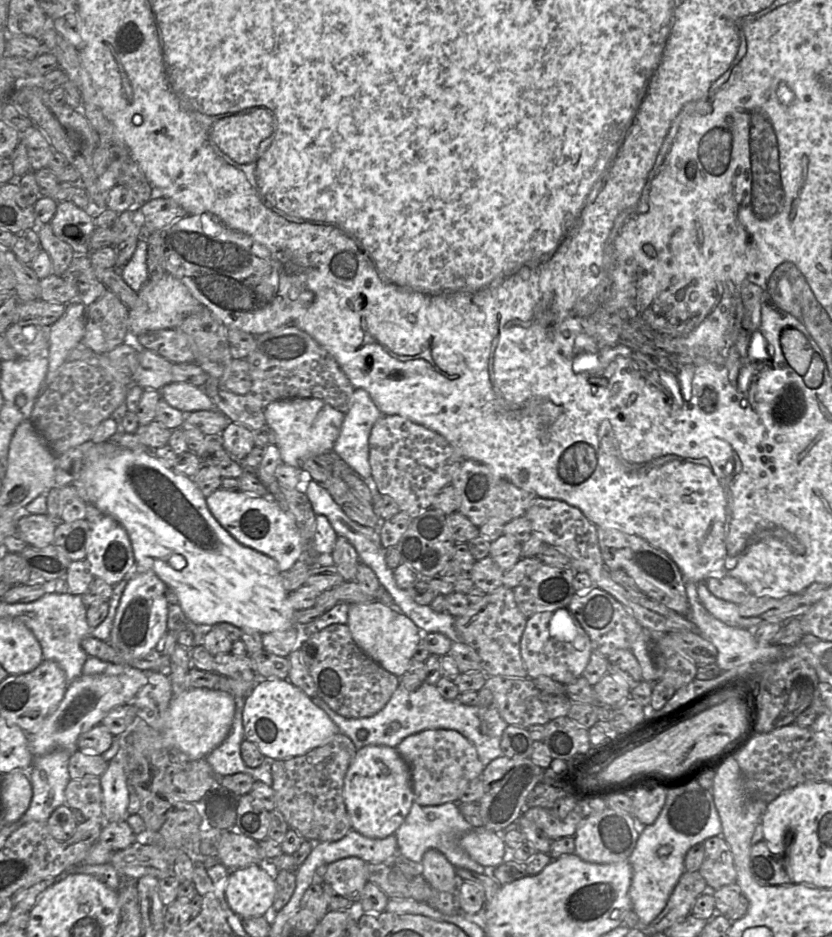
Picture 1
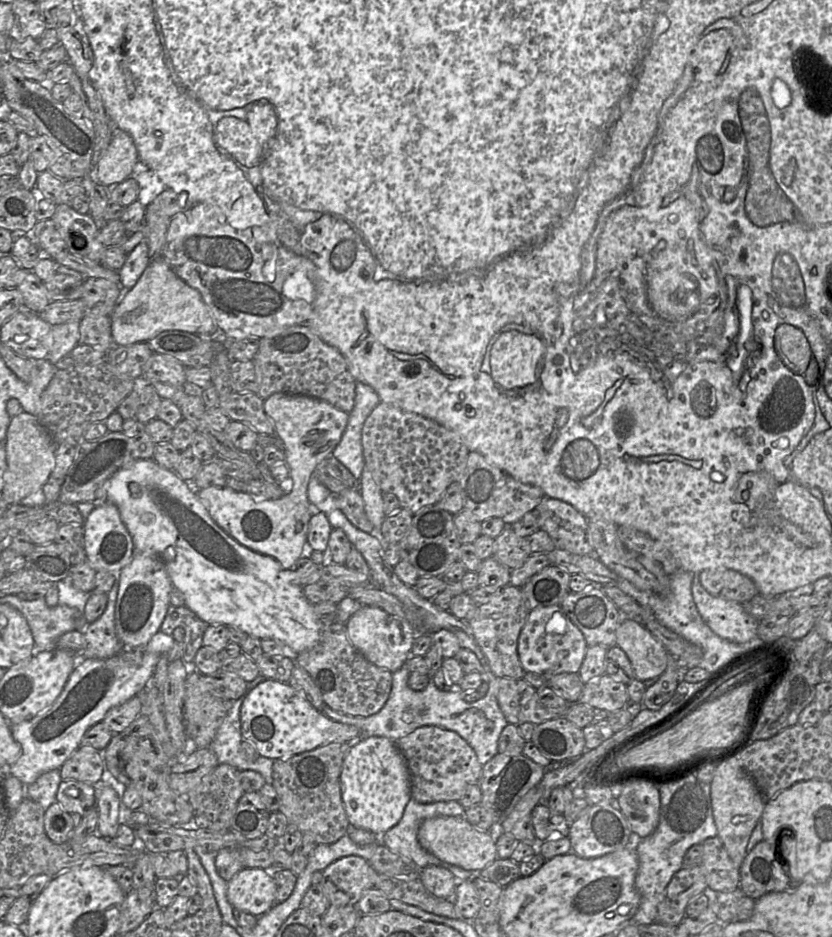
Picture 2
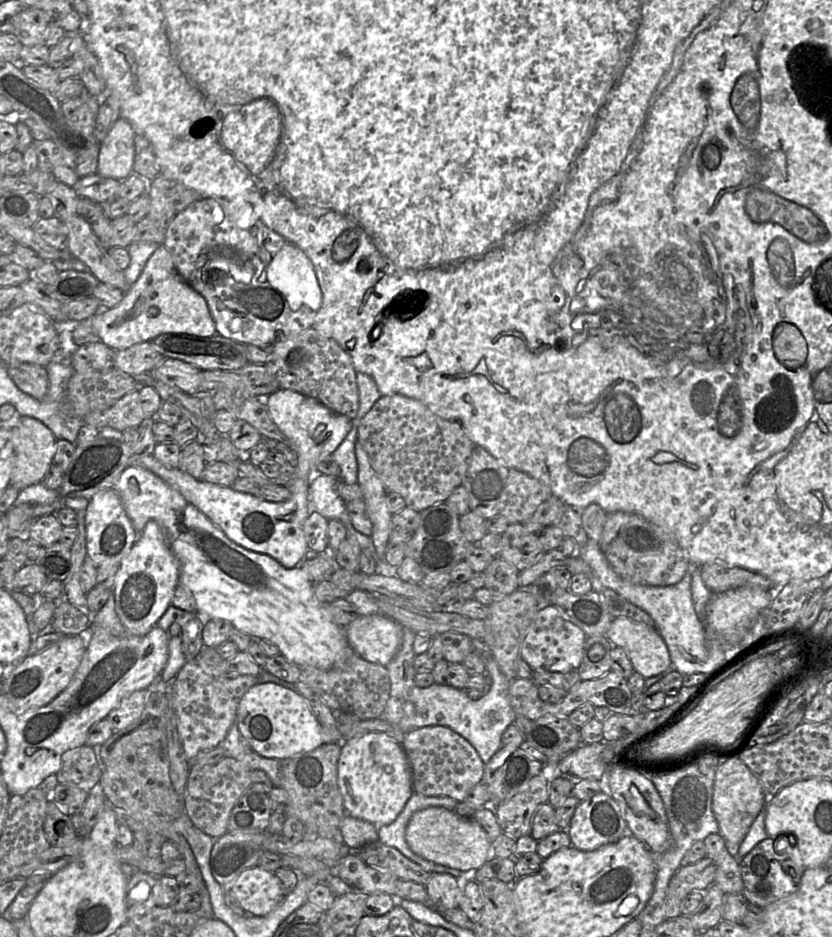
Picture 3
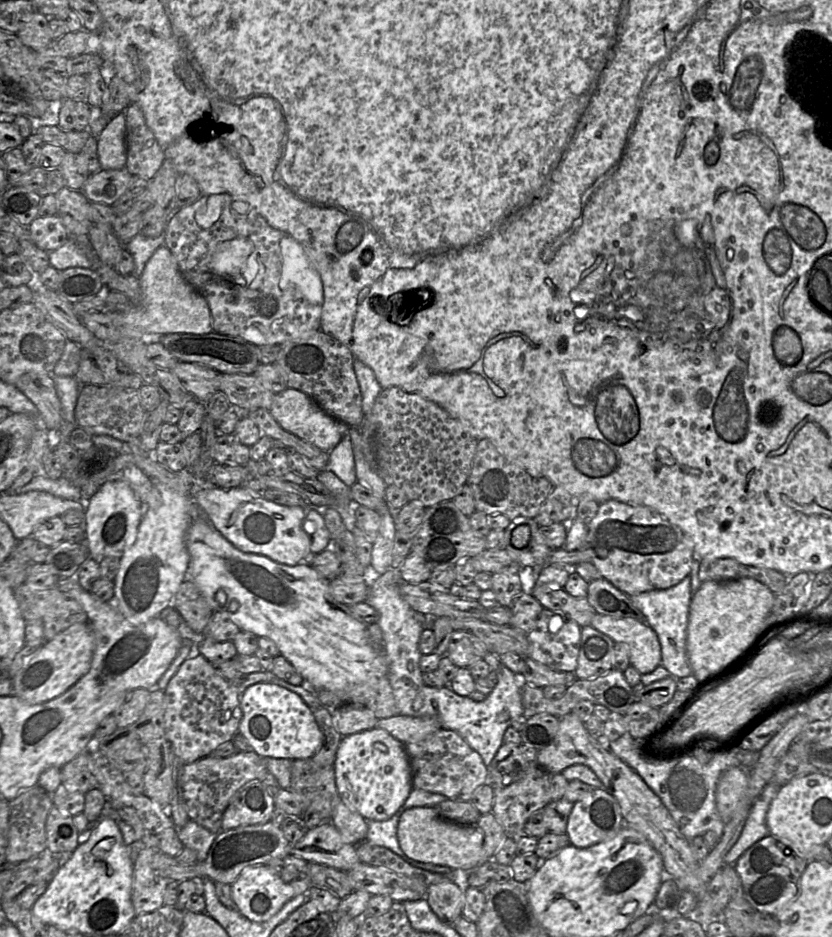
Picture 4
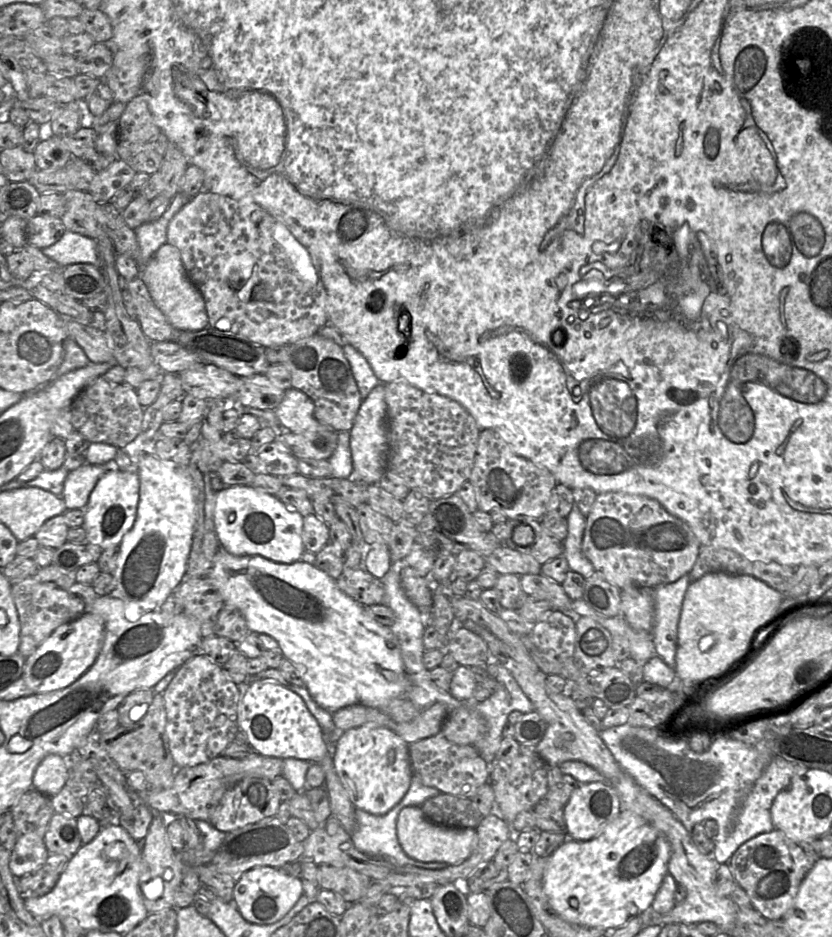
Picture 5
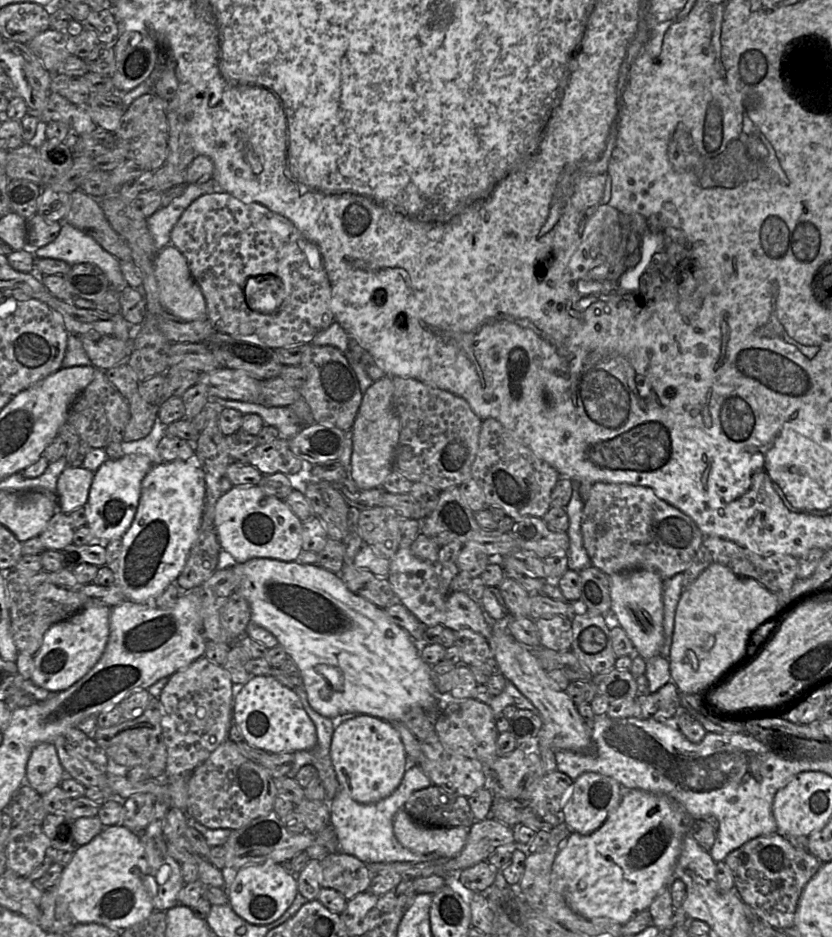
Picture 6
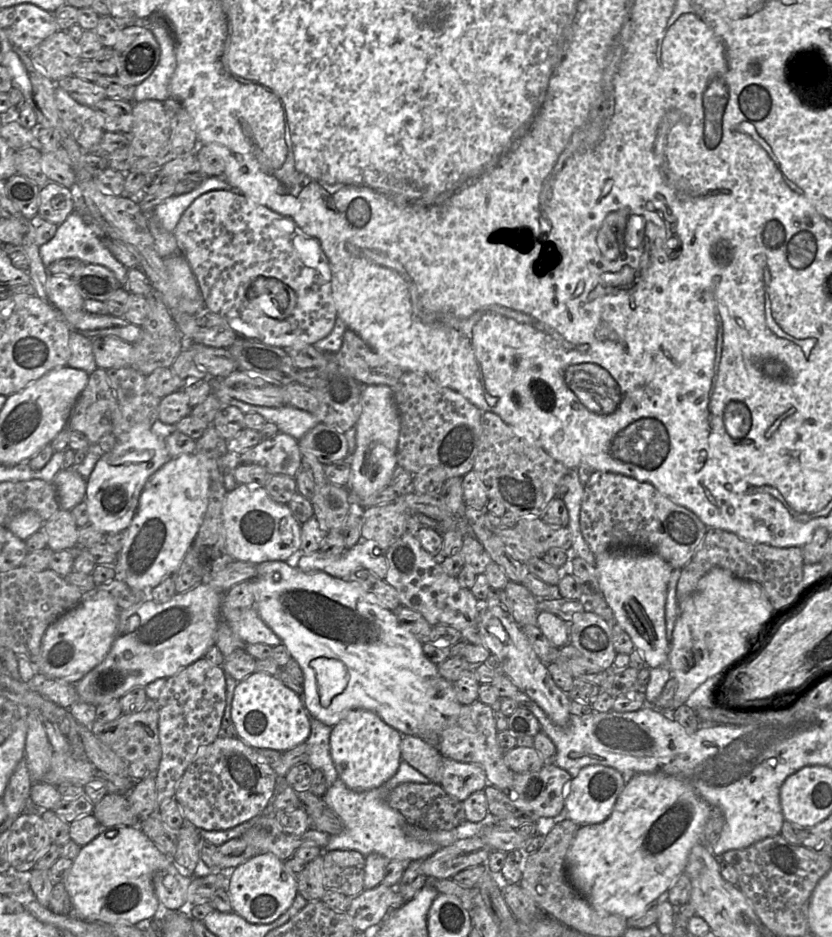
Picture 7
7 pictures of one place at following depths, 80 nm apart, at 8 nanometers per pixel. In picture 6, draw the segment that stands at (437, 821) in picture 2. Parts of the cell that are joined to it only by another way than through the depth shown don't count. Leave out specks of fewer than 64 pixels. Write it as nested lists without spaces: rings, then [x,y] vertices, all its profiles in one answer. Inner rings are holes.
[[[405,810],[397,813],[394,819],[394,832],[398,841],[409,850],[429,854],[436,853],[440,858],[453,858],[461,853],[469,835],[466,827],[429,827],[416,822]]]

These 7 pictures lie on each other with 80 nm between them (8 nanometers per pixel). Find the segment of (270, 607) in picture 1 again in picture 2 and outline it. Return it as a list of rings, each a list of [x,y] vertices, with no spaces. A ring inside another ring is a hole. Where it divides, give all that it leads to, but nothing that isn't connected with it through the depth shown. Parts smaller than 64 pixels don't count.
[[[139,459],[122,467],[108,482],[105,500],[114,504],[127,528],[134,545],[134,555],[147,555],[158,559],[164,566],[173,587],[179,589],[185,597],[185,606],[193,611],[200,619],[212,624],[234,626],[249,636],[258,639],[272,639],[286,645],[293,653],[299,654],[316,645],[323,631],[322,623],[314,612],[314,605],[303,595],[302,587],[294,583],[294,571],[283,569],[274,558],[262,555],[238,543],[220,528],[210,517],[207,509],[197,496],[197,491],[191,483],[181,479],[173,470],[160,466],[154,459]]]

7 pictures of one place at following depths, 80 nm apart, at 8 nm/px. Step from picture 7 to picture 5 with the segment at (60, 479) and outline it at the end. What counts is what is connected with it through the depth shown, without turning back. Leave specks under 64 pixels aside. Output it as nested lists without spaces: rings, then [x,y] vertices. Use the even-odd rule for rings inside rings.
[[[113,459],[101,465],[85,463],[69,471],[61,495],[67,510],[84,508],[98,480],[107,471],[117,469],[118,466]]]

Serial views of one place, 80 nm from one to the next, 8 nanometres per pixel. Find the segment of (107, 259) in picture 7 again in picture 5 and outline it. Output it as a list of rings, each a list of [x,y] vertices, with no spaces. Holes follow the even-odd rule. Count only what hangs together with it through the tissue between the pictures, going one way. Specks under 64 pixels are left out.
[[[66,230],[59,241],[41,251],[54,260],[60,269],[77,263],[88,263],[100,268],[97,240],[75,232]]]

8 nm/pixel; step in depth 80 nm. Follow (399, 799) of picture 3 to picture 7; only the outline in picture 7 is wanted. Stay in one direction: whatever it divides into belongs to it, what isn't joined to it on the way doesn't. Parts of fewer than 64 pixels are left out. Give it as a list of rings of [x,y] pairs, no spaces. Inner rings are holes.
[[[367,709],[350,711],[331,733],[331,754],[339,777],[351,789],[365,791],[390,780],[402,761],[402,738],[399,730],[386,723],[377,713]]]

